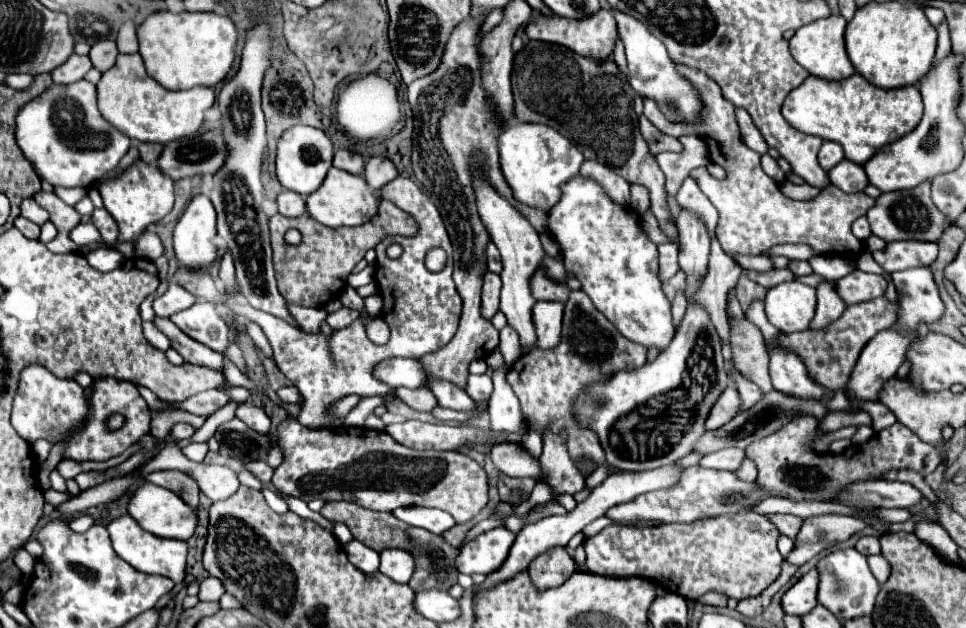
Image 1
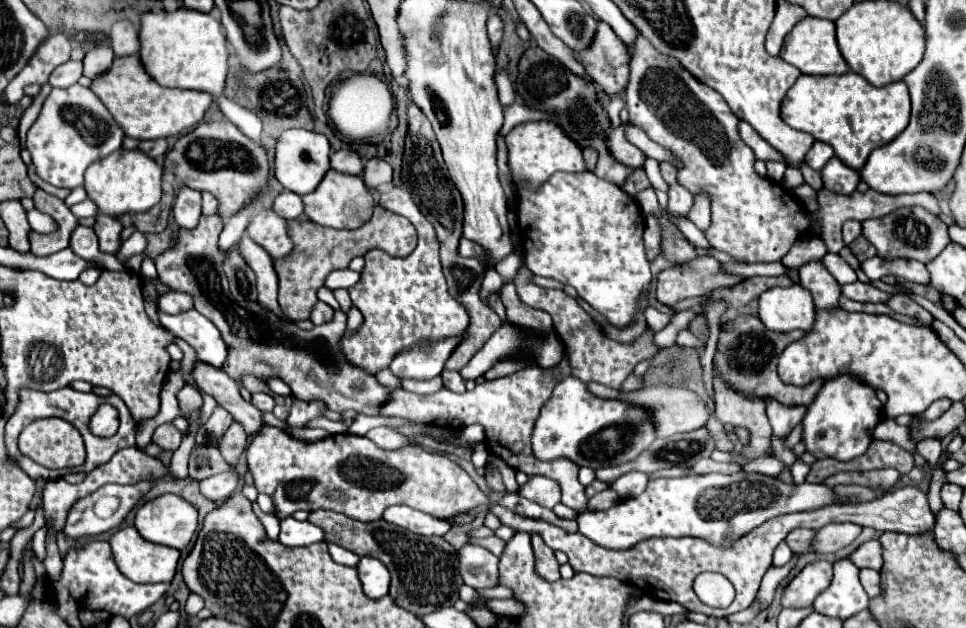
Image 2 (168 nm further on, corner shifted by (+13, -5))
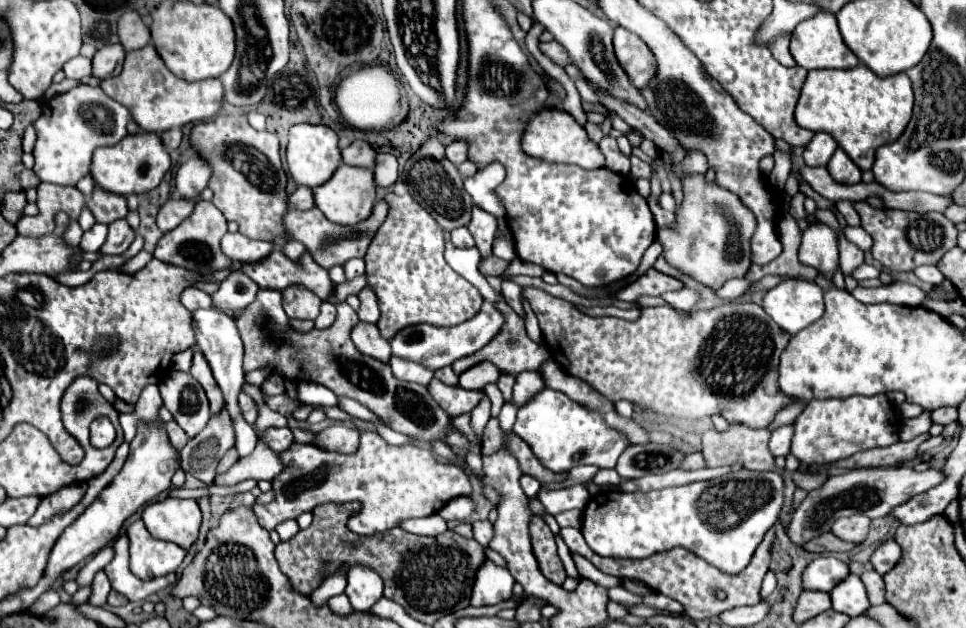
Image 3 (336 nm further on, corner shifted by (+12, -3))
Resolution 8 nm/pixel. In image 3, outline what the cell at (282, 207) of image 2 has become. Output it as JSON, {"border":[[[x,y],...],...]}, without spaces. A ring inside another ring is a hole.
{"border":[[[298,187],[290,195],[290,209],[312,209],[314,207],[314,193],[310,187]]]}

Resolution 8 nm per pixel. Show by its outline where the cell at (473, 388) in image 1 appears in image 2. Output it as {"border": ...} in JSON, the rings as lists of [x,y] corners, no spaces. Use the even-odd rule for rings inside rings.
{"border":[[[443,371],[441,373],[443,377],[443,385],[449,389],[449,391],[455,391],[455,393],[465,393],[465,381],[463,377],[457,373],[457,371]]]}

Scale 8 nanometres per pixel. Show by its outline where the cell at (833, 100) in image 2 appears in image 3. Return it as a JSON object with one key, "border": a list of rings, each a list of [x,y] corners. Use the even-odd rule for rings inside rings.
{"border":[[[866,65],[854,69],[816,69],[808,71],[800,101],[796,105],[796,123],[810,131],[834,133],[836,143],[852,161],[868,171],[874,165],[874,153],[880,145],[896,141],[912,117],[912,87],[906,73],[878,77]]]}

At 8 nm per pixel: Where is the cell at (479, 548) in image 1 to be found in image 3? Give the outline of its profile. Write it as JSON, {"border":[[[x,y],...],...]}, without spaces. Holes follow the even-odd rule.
{"border":[[[486,561],[476,573],[476,585],[472,591],[472,607],[496,605],[500,601],[508,601],[512,597],[514,577],[506,567],[498,567],[492,561]]]}

